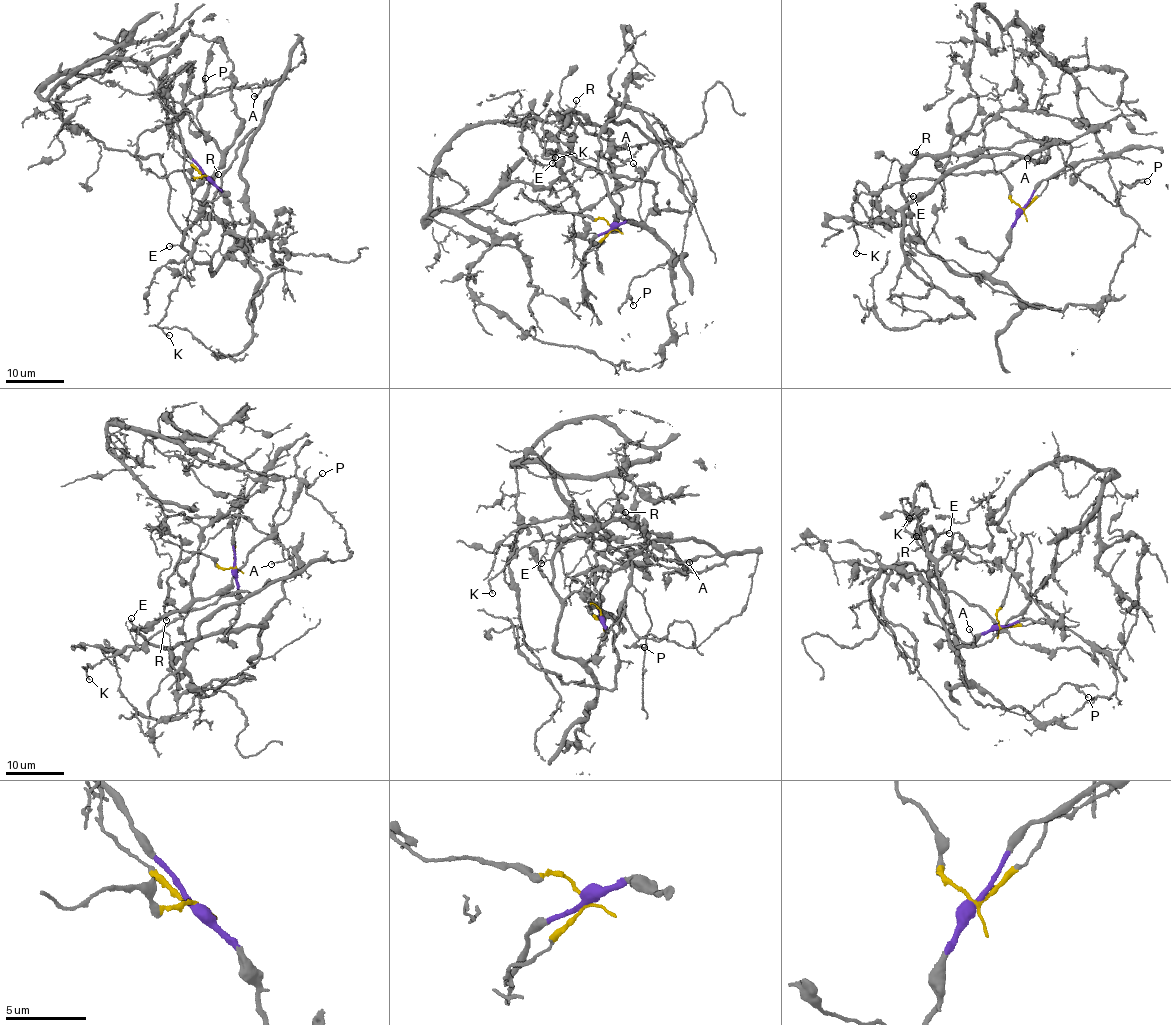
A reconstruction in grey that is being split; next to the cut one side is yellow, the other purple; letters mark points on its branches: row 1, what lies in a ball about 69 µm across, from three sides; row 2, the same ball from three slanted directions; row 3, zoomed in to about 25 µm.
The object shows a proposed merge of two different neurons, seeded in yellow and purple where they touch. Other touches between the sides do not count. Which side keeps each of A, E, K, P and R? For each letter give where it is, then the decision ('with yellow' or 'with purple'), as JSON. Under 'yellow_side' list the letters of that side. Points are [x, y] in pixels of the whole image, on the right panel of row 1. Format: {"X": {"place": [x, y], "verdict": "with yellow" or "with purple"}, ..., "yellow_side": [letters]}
{"A": {"place": [1027, 158], "verdict": "with yellow"}, "E": {"place": [913, 196], "verdict": "with purple"}, "K": {"place": [856, 253], "verdict": "with yellow"}, "P": {"place": [1147, 181], "verdict": "with yellow"}, "R": {"place": [915, 152], "verdict": "with purple"}, "yellow_side": ["A", "K", "P"]}

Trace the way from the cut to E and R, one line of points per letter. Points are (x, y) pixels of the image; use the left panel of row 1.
E: (206, 176), (224, 195), (235, 238), (212, 273), (211, 267), (198, 262), (192, 253), (180, 245), (169, 245)
R: (206, 176), (224, 195), (235, 238), (215, 274), (182, 244), (184, 229), (218, 174)

